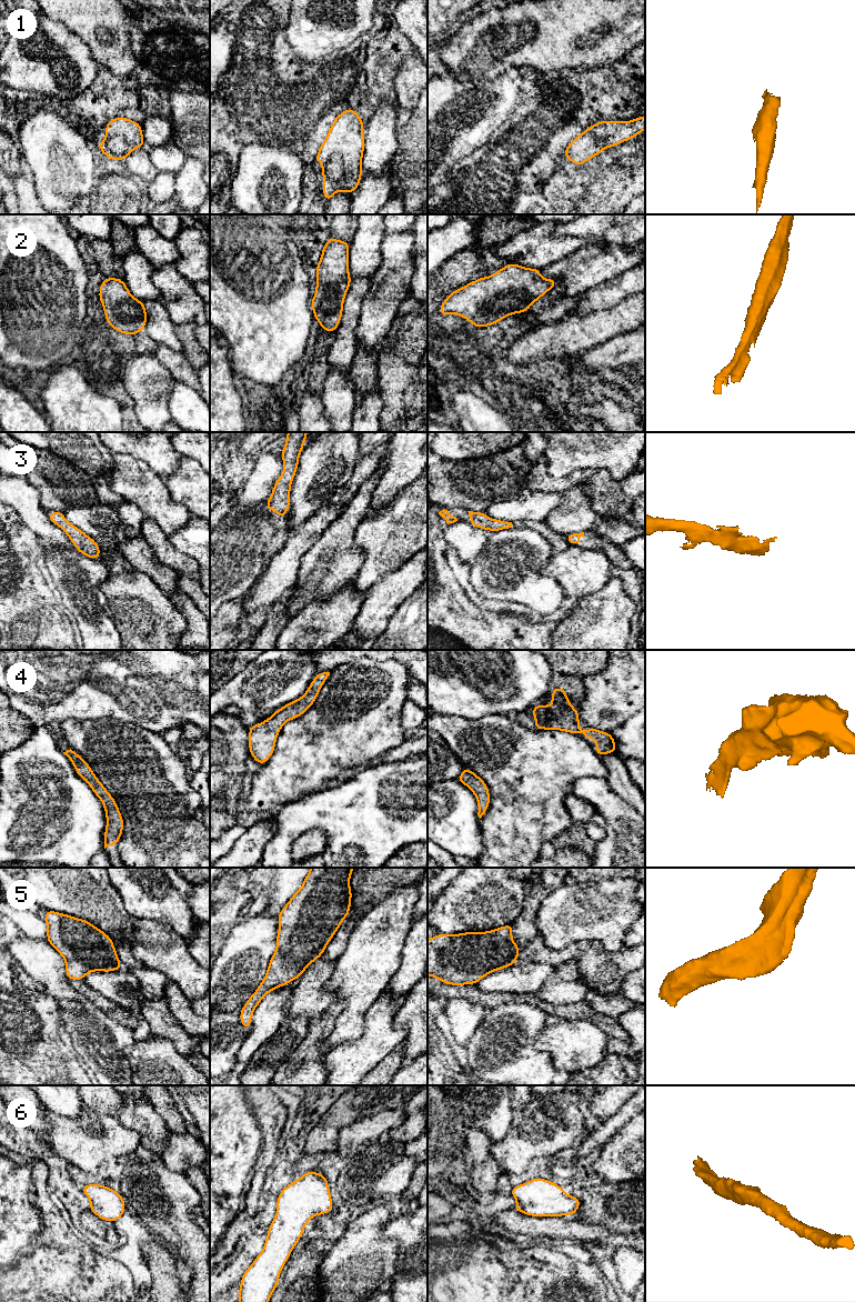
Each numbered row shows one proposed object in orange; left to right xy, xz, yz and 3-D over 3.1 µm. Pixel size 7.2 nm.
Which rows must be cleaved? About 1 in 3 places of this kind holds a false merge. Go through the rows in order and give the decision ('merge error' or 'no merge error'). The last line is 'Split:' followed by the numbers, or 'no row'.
1: no merge error
2: no merge error
3: no merge error
4: no merge error
5: no merge error
6: no merge error
Split: no row

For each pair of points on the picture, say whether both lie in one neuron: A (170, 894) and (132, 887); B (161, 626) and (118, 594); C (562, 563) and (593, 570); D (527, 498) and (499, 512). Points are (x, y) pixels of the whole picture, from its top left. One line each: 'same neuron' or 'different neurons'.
A: same neuron
B: same neuron
C: same neuron
D: same neuron

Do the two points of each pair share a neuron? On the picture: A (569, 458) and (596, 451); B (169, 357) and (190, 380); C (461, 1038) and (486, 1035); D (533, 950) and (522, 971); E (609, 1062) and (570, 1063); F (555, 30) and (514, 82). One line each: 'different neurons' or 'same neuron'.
A: same neuron
B: same neuron
C: different neurons
D: different neurons
E: different neurons
F: different neurons

